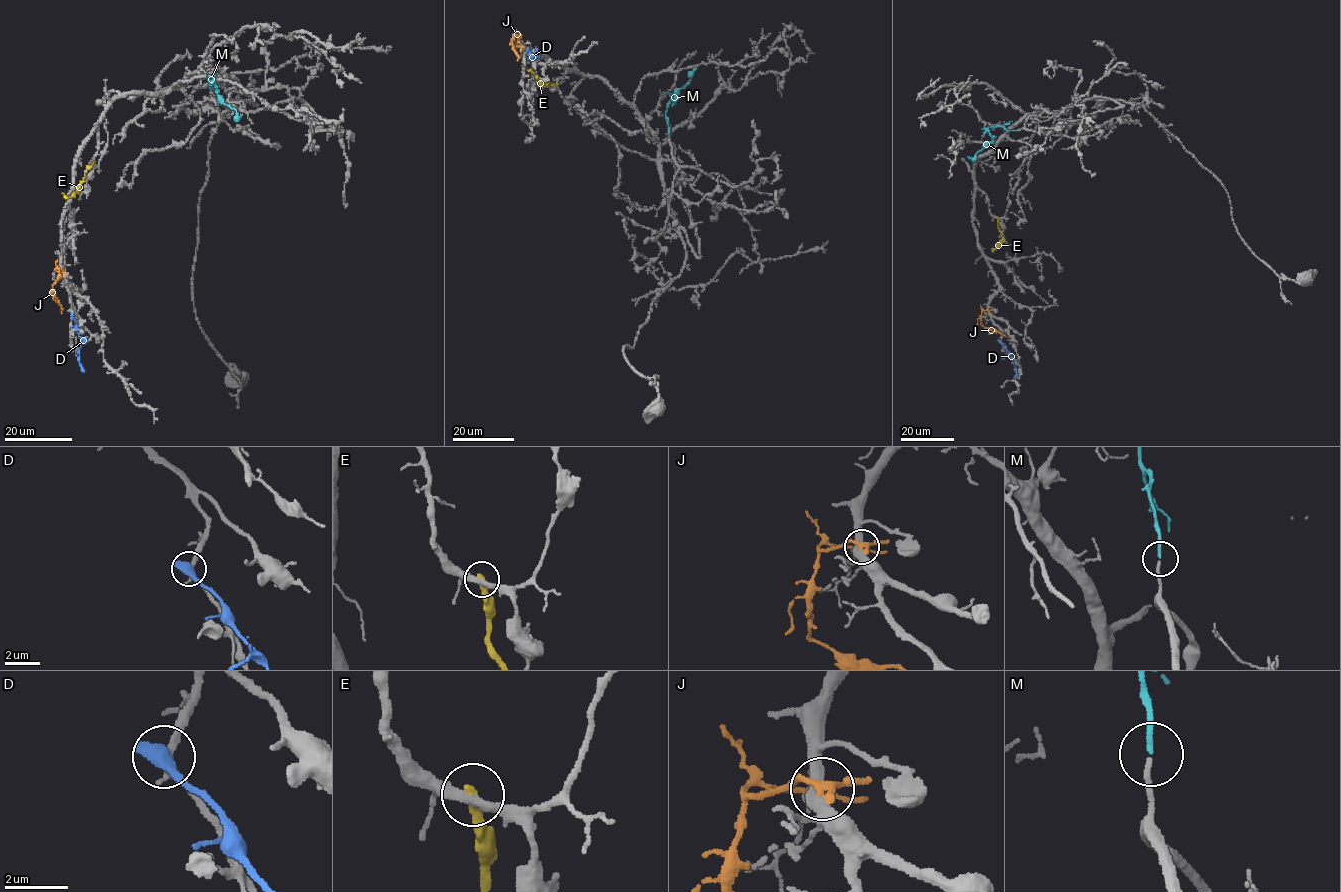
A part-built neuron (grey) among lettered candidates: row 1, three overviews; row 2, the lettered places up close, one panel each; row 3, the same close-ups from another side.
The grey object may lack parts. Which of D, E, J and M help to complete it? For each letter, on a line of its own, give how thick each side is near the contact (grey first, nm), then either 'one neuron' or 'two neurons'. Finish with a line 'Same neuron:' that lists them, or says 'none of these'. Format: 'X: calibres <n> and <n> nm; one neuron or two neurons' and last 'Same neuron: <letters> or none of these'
D: calibres 240 and 550 nm; two neurons
E: calibres 280 and 280 nm; two neurons
J: calibres 380 and 200 nm; two neurons
M: calibres 160 and 140 nm; one neuron
Same neuron: M

